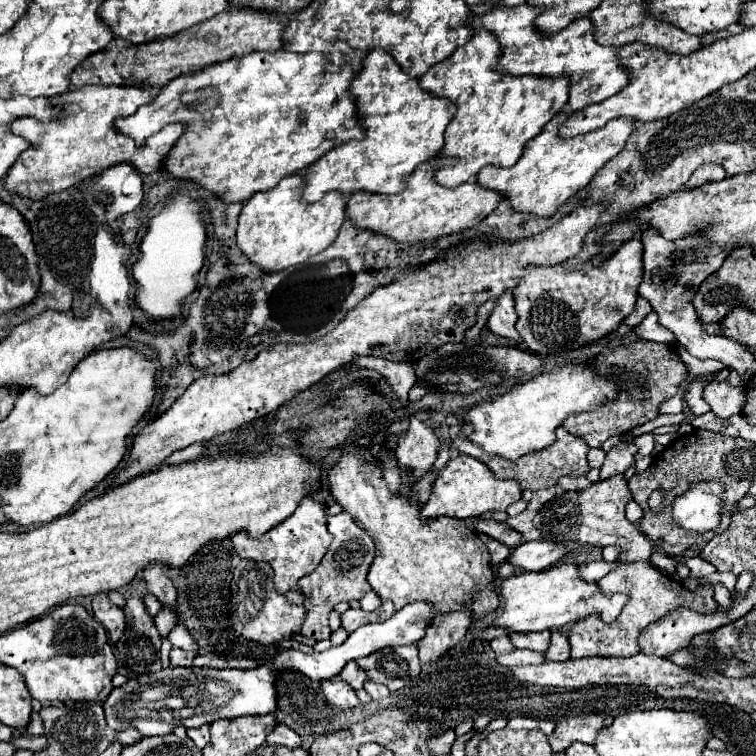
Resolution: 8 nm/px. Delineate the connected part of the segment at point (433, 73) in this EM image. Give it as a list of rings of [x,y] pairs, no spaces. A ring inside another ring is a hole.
[[[477,32],[463,48],[457,48],[445,62],[435,64],[419,78],[419,88],[433,92],[433,96],[447,98],[457,106],[457,114],[447,128],[445,146],[439,152],[439,158],[455,158],[455,162],[435,168],[435,182],[445,188],[475,180],[483,166],[511,168],[521,158],[525,144],[567,104],[567,78],[499,76],[493,70],[499,56],[501,48],[497,38],[491,32]]]

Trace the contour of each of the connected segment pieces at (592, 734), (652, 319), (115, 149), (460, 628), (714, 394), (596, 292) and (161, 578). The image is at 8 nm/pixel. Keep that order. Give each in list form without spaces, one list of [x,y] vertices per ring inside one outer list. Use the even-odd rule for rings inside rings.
[[[591,714],[583,718],[569,718],[561,720],[557,724],[557,730],[553,736],[549,736],[549,744],[553,753],[561,752],[569,748],[573,742],[585,742],[585,744],[595,744],[597,734],[611,726],[613,718],[605,718],[603,714]]]
[[[654,311],[649,313],[634,330],[637,336],[644,340],[667,345],[675,343],[673,333],[659,324],[658,315]]]
[[[87,86],[87,88],[79,88],[79,90],[69,90],[61,96],[51,98],[51,104],[63,110],[63,116],[55,118],[55,120],[47,120],[47,122],[39,122],[35,118],[19,118],[15,122],[11,122],[11,132],[17,136],[23,136],[29,142],[29,148],[21,152],[21,156],[15,160],[13,168],[7,172],[5,176],[5,188],[9,188],[9,192],[19,194],[23,198],[31,198],[31,200],[43,200],[47,194],[55,194],[55,192],[63,192],[67,188],[71,188],[73,184],[95,176],[99,172],[103,172],[105,168],[111,168],[115,164],[127,162],[131,164],[137,172],[141,174],[151,174],[157,172],[161,166],[163,156],[169,152],[169,148],[173,148],[173,144],[177,142],[177,138],[183,134],[183,126],[181,124],[167,124],[161,132],[153,134],[147,144],[143,148],[137,148],[135,142],[123,134],[119,134],[113,128],[113,120],[119,116],[131,116],[139,106],[151,102],[155,98],[155,90],[153,88],[113,88],[113,86]]]
[[[467,610],[443,614],[443,616],[437,614],[437,618],[439,620],[435,620],[433,628],[429,628],[425,636],[417,642],[421,664],[441,660],[451,648],[455,648],[463,640],[471,624],[471,612]]]
[[[727,380],[723,382],[713,382],[705,388],[703,400],[711,406],[711,412],[719,418],[729,418],[733,414],[739,414],[745,402],[743,386],[729,386]]]
[[[629,240],[621,244],[621,248],[607,258],[601,266],[591,266],[591,262],[569,266],[569,264],[557,264],[557,266],[537,266],[527,268],[525,278],[517,288],[513,290],[515,296],[515,308],[519,314],[517,320],[517,332],[521,334],[527,348],[543,358],[565,358],[571,350],[577,350],[589,342],[595,342],[607,334],[611,334],[635,308],[637,302],[637,288],[641,284],[643,276],[643,244],[639,240]]]
[[[155,564],[147,570],[143,570],[143,580],[147,582],[149,594],[155,596],[163,608],[171,608],[173,612],[177,612],[177,592],[165,572],[167,572],[167,568],[163,564]]]

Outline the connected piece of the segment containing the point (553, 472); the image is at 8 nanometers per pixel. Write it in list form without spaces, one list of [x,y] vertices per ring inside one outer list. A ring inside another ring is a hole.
[[[461,426],[461,432],[459,436],[453,440],[453,446],[463,452],[463,454],[471,454],[473,458],[481,460],[483,464],[487,464],[491,468],[491,472],[495,474],[495,478],[513,478],[521,484],[521,490],[543,490],[543,488],[551,488],[557,484],[557,480],[561,476],[585,476],[589,472],[589,466],[587,466],[587,452],[589,452],[589,446],[577,438],[577,436],[571,436],[565,428],[557,428],[557,442],[545,450],[537,450],[537,452],[531,452],[515,462],[509,462],[501,456],[495,456],[495,454],[487,454],[483,448],[475,446],[473,442],[469,442],[467,434],[471,432],[471,426]]]

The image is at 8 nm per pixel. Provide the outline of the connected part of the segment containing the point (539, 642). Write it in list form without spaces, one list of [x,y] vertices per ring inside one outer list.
[[[545,630],[545,632],[527,632],[527,634],[517,634],[513,632],[511,634],[511,642],[515,648],[527,648],[527,650],[537,650],[537,652],[545,652],[549,648],[549,638],[551,638],[551,632]]]

